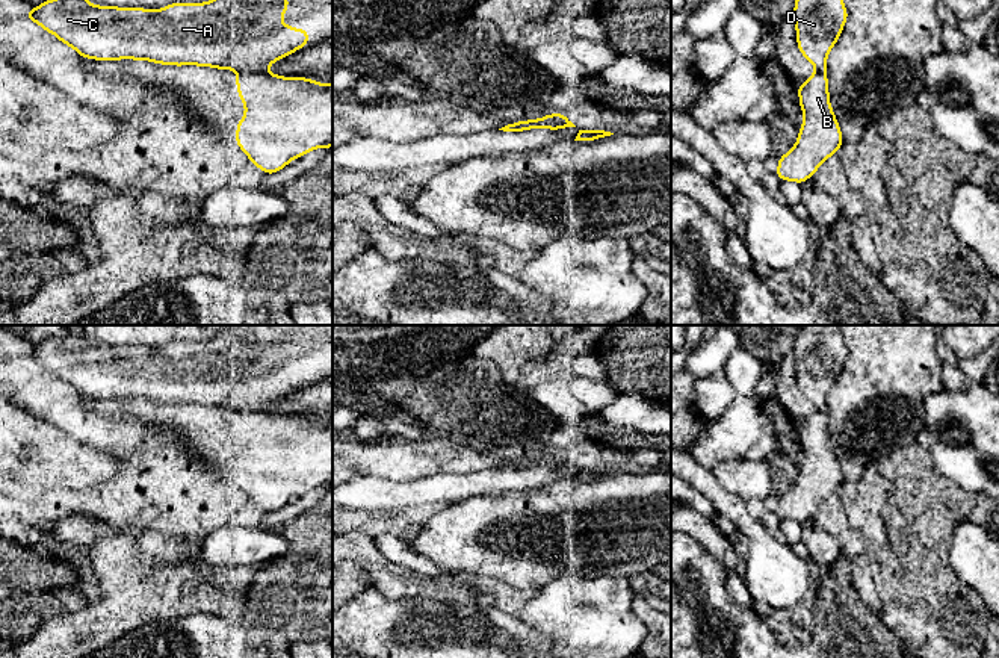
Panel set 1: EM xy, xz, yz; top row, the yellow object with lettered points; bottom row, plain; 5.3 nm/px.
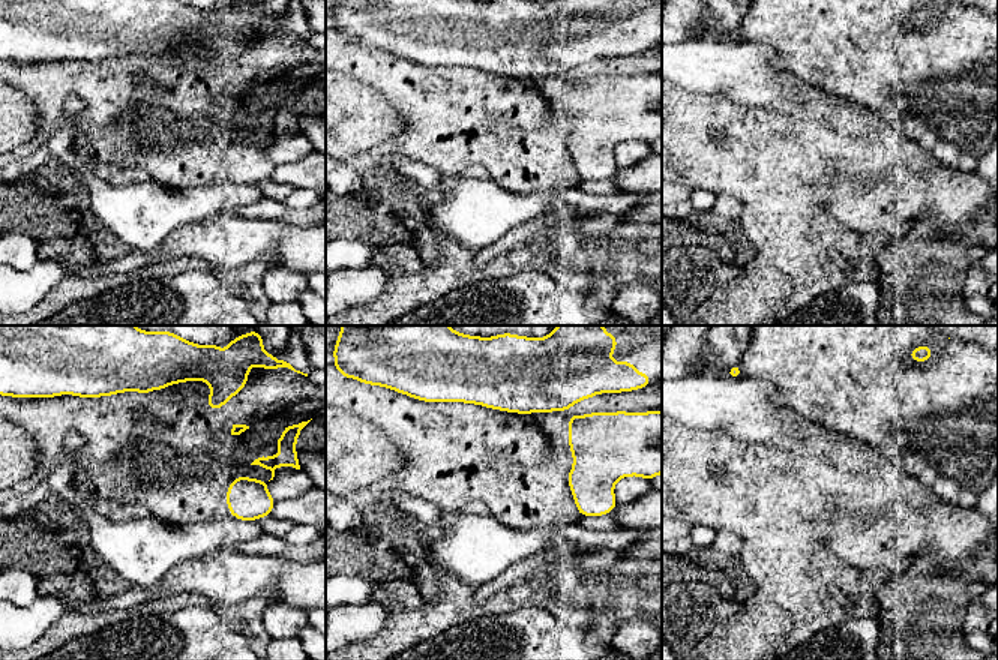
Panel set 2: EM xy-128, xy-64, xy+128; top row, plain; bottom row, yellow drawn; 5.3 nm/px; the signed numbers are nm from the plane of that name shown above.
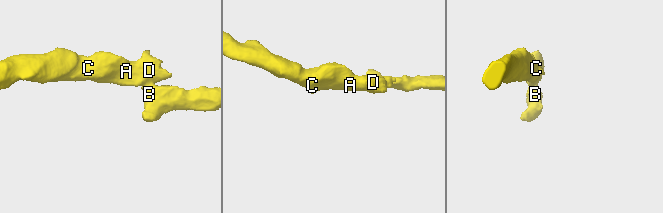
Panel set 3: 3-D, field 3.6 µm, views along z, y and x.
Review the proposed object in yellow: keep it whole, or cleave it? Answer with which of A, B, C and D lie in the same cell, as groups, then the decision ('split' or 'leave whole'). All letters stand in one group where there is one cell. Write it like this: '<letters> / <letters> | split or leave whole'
A C D / B | split

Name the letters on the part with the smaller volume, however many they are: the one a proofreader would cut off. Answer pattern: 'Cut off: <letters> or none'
Cut off: B

